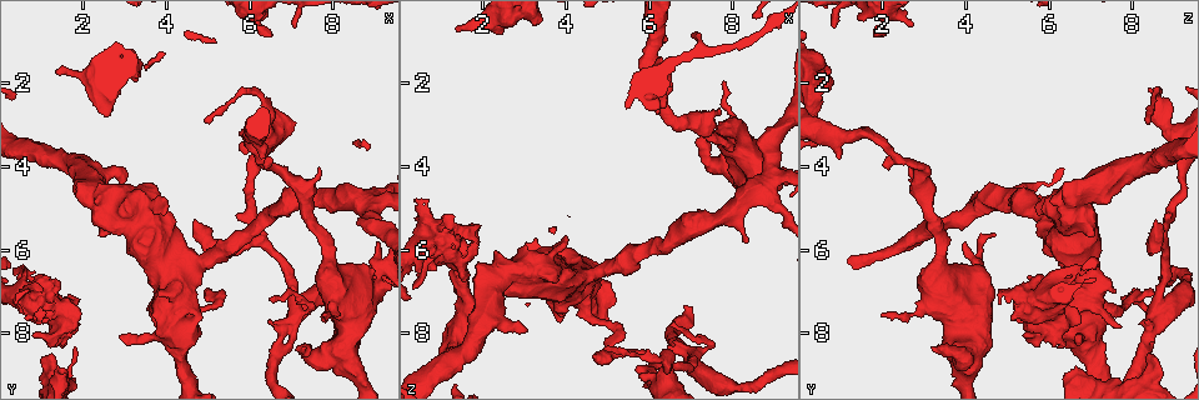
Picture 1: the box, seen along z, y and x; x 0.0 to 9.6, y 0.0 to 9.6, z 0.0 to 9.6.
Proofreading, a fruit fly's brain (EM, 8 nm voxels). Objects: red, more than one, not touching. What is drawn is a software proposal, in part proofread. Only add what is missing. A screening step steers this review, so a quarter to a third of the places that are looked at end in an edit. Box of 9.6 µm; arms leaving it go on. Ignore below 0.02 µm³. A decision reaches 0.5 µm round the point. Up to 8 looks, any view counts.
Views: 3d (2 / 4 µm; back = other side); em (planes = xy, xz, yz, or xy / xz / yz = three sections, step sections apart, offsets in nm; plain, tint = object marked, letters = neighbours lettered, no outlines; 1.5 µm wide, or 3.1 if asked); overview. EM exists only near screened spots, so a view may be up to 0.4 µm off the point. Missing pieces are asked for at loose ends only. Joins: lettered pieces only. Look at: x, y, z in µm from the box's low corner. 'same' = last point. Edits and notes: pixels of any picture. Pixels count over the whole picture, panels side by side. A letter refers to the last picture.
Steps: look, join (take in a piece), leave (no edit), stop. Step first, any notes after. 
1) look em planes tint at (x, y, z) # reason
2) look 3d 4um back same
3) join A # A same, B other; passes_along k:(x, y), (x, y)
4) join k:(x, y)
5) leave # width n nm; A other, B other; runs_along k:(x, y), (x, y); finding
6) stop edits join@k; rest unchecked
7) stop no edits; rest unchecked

look em planes letters at (2.85, 4.45, 7.95) # stops while still wide

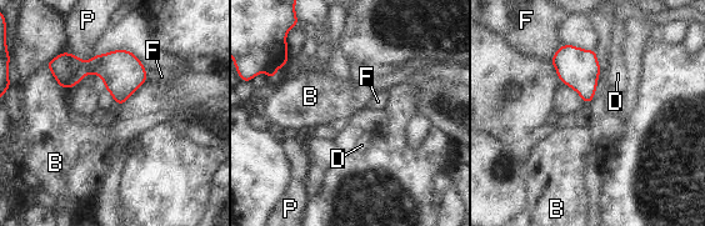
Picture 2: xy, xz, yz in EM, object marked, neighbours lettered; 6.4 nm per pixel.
leave # longest_contact P 200 nm; B other, D other, F other, P other; border 2:(563, 45), (550, 60); none of them fits

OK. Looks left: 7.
look em planes plain at (4.05, 5.00, 5.80) # branch stops here

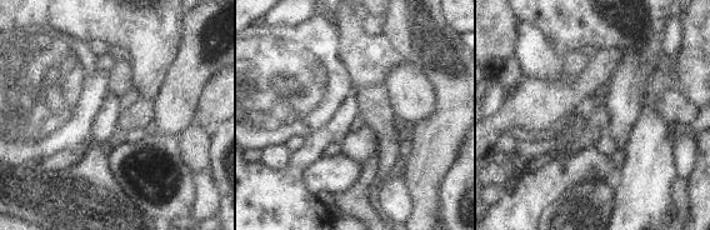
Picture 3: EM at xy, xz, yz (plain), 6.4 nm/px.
look em planes tint same # where the object lies

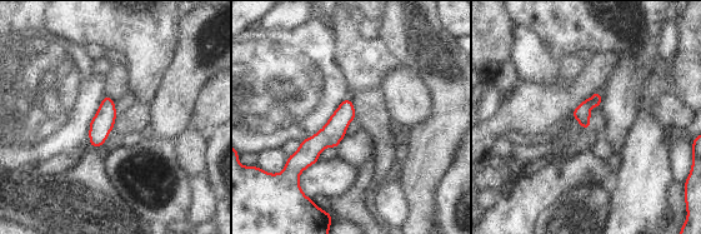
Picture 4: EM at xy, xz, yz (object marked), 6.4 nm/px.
look em planes letters same

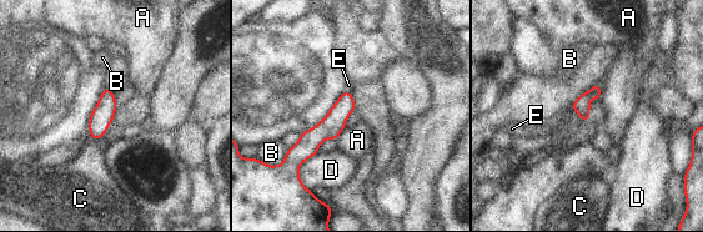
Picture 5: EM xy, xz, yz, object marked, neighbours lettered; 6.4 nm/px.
leave # A other, B other, C other, D other, E other; runs_along 5:(347, 95), (299, 160); no lettered piece goes on from it

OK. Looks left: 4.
look em planes letters at (0.95, 8.65, 8.55) # an open end

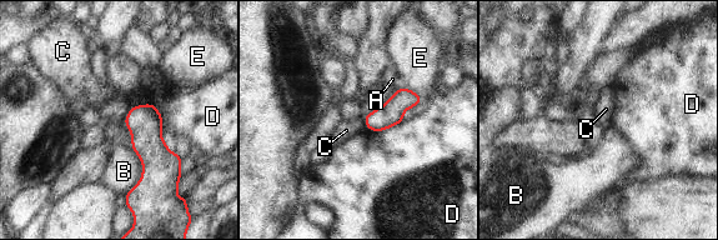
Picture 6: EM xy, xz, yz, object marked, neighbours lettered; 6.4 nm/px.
leave # width 150 nm; A other, B other, C other, D other, E other; no lettered piece goes on from it

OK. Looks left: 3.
stop no edits; rest unchecked

